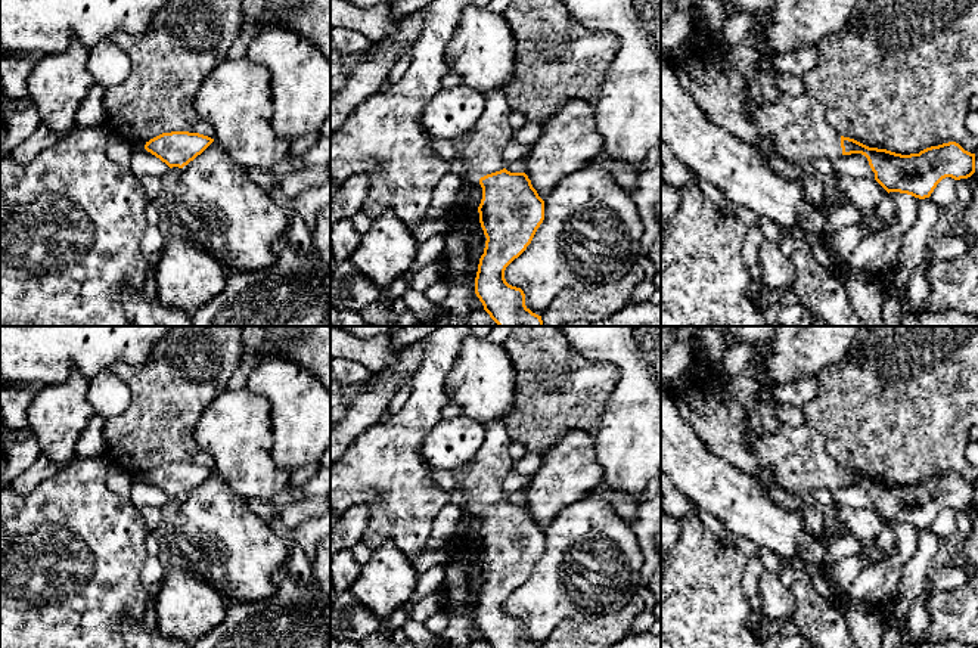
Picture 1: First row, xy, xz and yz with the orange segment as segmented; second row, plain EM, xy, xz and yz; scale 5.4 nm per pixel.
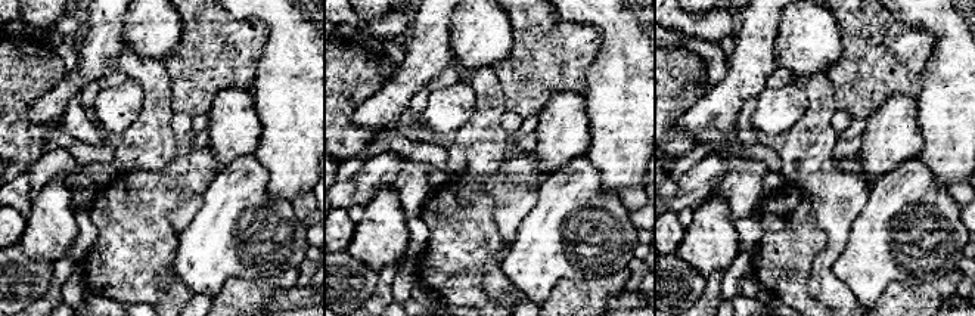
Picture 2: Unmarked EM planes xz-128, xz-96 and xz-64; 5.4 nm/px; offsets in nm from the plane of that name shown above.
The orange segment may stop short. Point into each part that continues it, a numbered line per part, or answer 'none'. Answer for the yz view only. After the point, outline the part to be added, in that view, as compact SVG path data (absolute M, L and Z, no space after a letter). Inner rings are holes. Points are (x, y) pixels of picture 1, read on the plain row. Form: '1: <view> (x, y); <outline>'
1: yz (797, 456); M701 387L690 393L671 396L682 418L705 443L710 452L755 480L767 469L776 483L792 494L811 500L819 489L835 490L842 486L841 466L829 455L825 437L810 425L788 427L761 437L749 435L742 404L726 390Z

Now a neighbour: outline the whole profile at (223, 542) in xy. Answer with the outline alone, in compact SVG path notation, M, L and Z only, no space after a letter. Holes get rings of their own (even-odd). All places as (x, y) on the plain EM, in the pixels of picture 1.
M215 471L181 499L180 514L174 521L174 533L184 567L193 576L214 586L226 601L254 602L270 599L276 593L273 576L286 565L288 548L273 524L251 511L246 497L236 494Z

